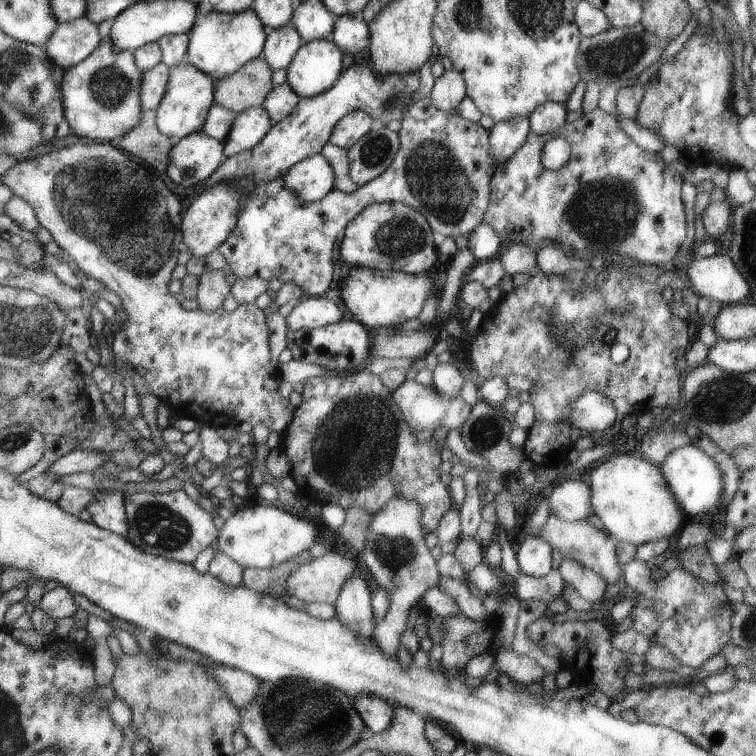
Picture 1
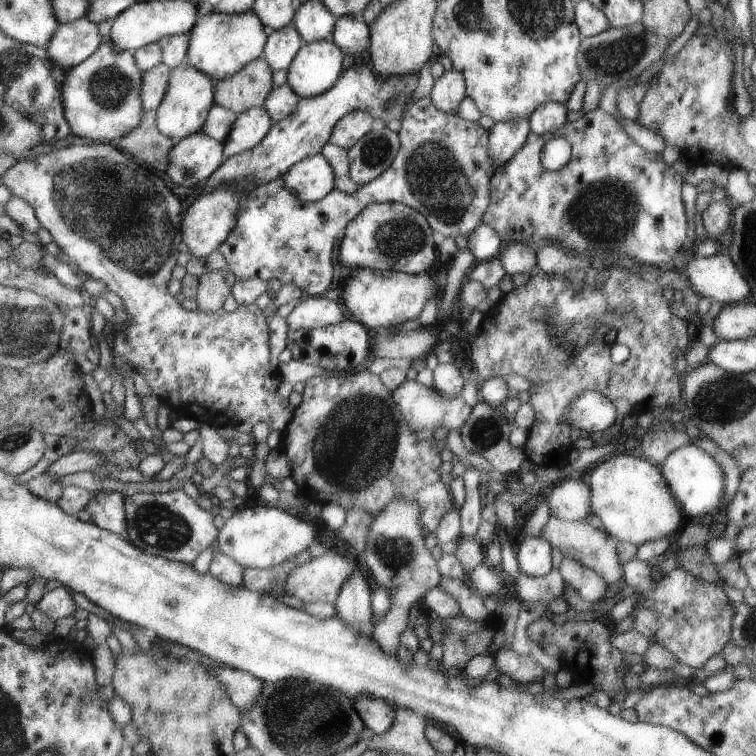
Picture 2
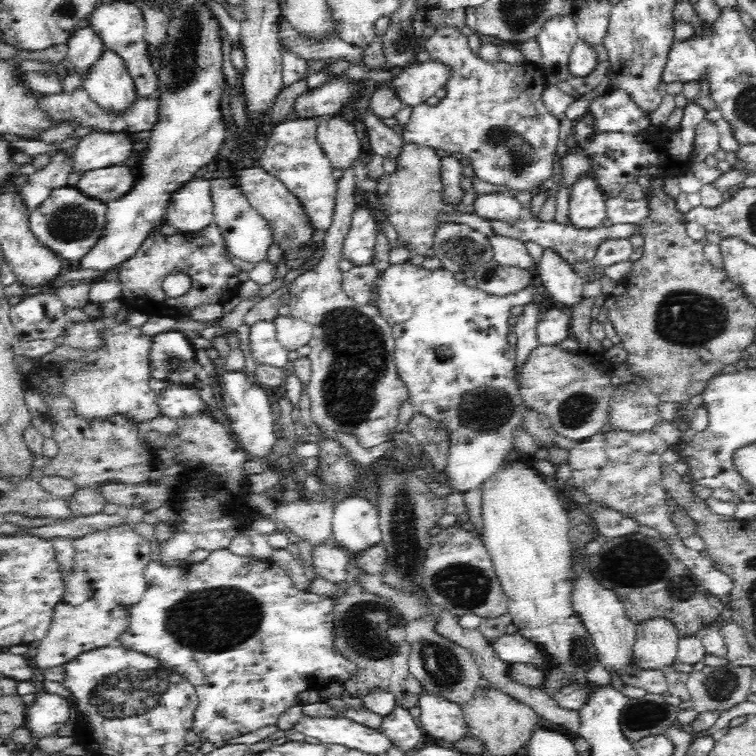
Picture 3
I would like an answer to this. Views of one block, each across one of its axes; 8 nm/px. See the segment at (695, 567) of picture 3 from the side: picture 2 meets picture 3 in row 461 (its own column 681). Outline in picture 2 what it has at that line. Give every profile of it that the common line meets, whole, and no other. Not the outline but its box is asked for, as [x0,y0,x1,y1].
[624,556,737,673]

